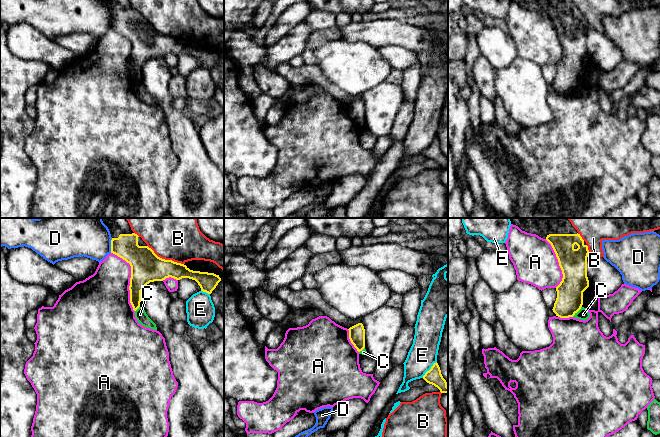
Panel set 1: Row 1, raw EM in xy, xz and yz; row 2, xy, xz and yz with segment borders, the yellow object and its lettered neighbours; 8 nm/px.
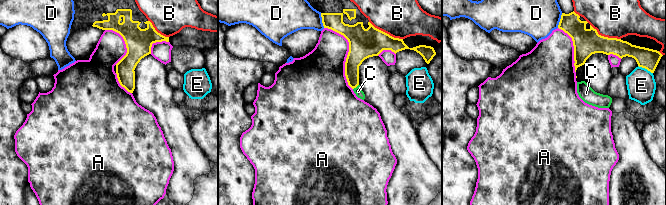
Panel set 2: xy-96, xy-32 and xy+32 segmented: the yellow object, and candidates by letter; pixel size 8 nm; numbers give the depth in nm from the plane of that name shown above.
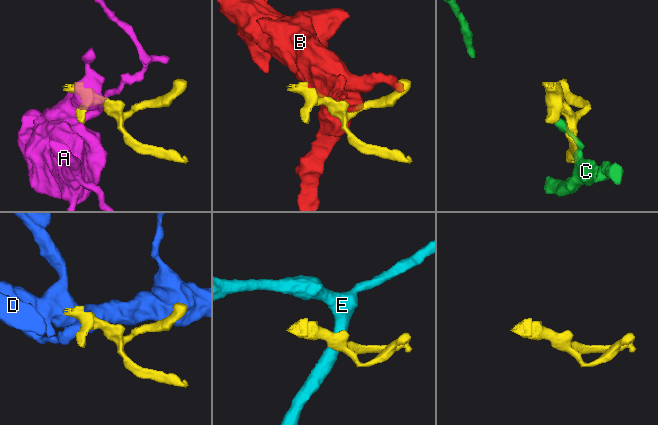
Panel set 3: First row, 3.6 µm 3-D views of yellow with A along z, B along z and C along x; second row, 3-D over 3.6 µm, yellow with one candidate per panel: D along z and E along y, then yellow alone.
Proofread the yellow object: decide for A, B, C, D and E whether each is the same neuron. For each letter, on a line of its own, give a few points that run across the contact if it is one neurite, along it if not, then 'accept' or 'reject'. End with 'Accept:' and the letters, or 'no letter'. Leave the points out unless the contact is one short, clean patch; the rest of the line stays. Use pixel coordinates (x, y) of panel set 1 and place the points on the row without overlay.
A: reject
B: reject
C: line yz (581, 82), (572, 92); reject
D: line xy (112, 14), (110, 28); reject
E: line xz (436, 137), (422, 153); reject
Accept: no letter

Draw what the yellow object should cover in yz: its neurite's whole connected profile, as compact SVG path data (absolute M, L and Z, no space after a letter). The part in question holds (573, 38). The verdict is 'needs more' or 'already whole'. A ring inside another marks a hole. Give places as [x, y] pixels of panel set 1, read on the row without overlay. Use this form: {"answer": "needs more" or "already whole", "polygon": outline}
{"answer": "needs more", "polygon": "M513 0L522 7L546 15L552 22L563 54L556 63L553 88L560 94L573 93L583 81L587 53L588 22L572 0Z"}

